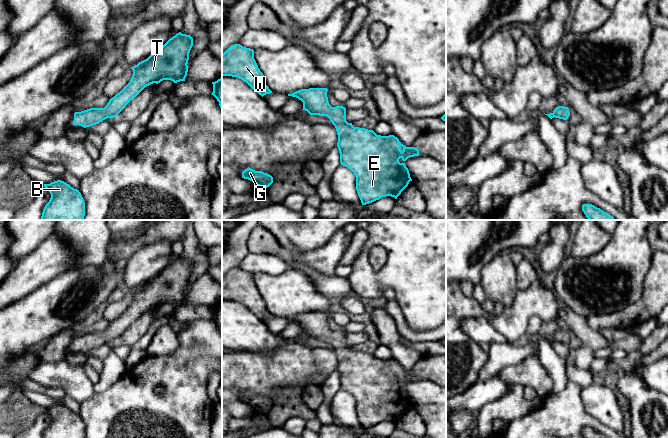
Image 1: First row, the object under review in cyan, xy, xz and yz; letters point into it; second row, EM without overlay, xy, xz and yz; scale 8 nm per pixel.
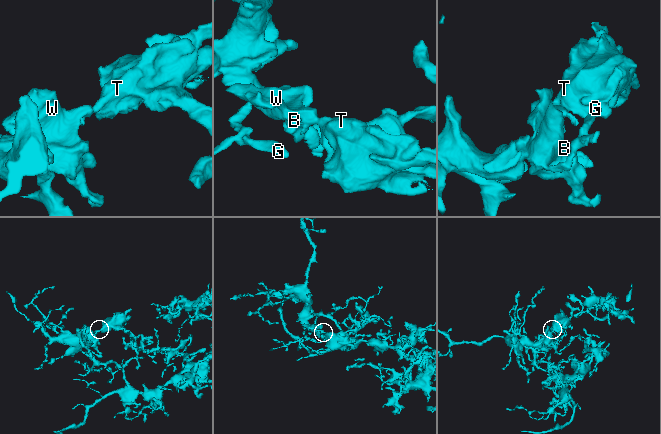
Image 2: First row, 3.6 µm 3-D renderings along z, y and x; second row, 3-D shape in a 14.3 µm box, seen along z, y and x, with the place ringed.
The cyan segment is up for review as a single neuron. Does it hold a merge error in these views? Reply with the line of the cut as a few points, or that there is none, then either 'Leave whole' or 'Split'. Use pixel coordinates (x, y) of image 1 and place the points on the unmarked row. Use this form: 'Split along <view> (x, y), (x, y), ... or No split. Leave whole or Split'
No split. Leave whole

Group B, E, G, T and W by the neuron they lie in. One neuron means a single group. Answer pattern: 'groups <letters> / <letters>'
groups B E G T W

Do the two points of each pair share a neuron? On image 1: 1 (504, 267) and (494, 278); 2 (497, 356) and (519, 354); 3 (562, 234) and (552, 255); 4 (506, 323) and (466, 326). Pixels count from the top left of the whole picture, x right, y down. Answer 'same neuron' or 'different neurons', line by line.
1: same neuron
2: same neuron
3: same neuron
4: different neurons

